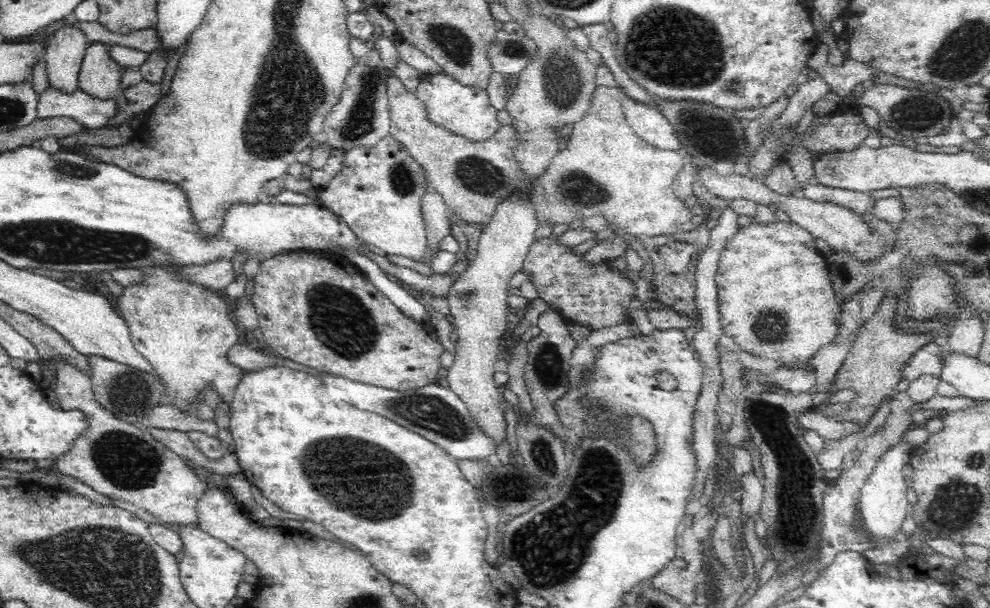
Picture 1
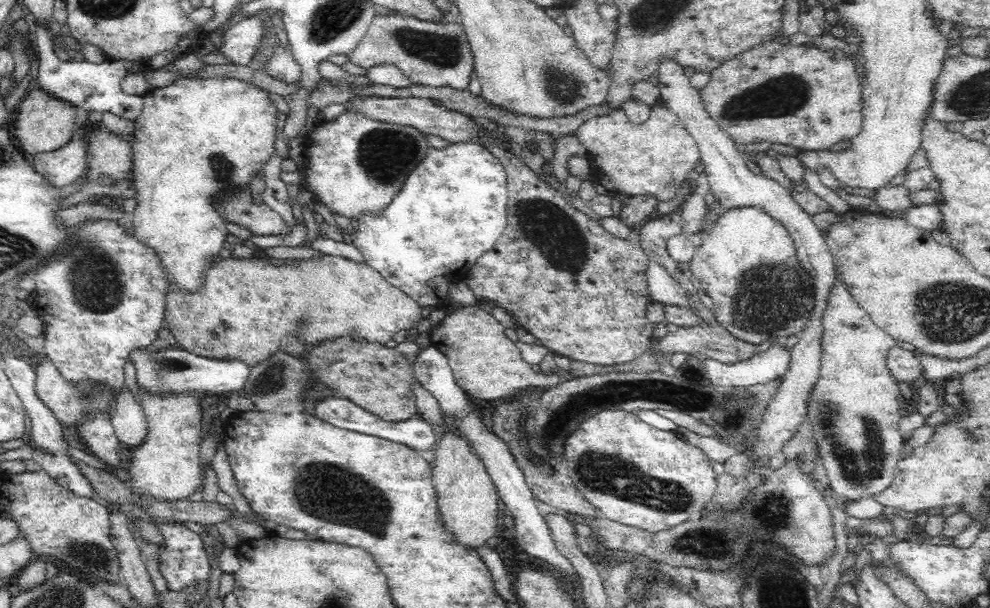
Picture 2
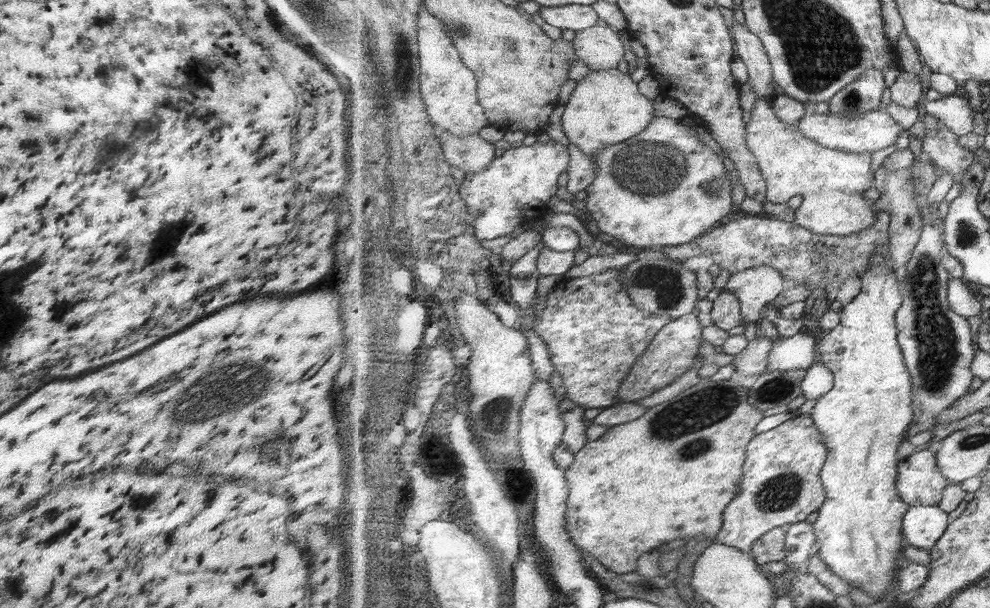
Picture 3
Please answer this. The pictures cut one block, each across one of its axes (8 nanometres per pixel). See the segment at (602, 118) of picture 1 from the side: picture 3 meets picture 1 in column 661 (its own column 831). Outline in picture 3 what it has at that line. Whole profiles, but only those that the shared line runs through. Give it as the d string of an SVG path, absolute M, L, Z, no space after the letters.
M757 98L751 109L747 124L747 146L755 154L761 175L768 184L768 200L783 204L793 196L803 196L801 208L795 210L795 222L814 234L830 236L852 236L871 229L877 223L877 211L871 208L871 200L864 198L865 192L873 188L876 175L873 175L872 153L852 153L821 146L815 140L801 134L798 125L781 121L772 108L772 103Z

